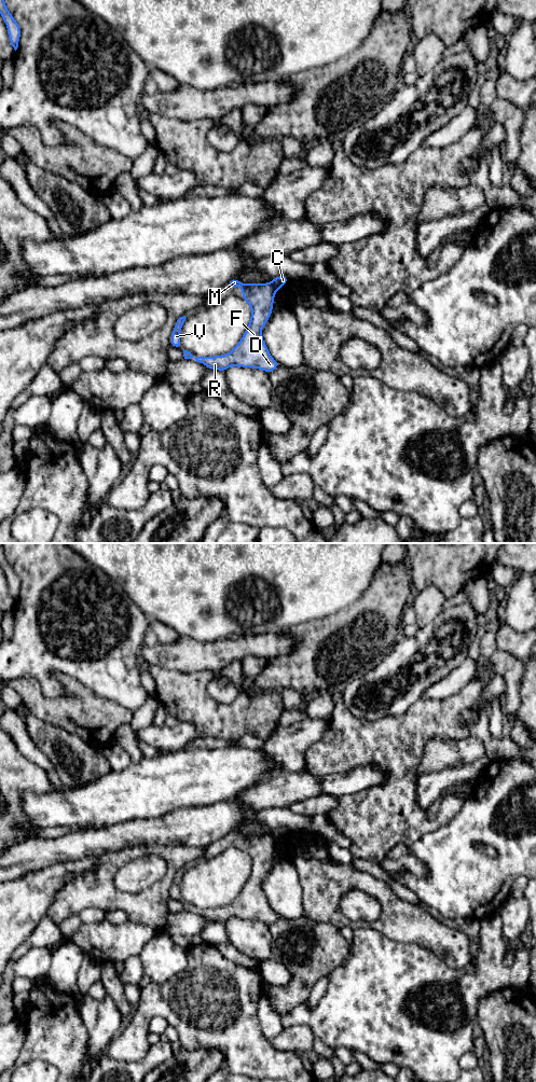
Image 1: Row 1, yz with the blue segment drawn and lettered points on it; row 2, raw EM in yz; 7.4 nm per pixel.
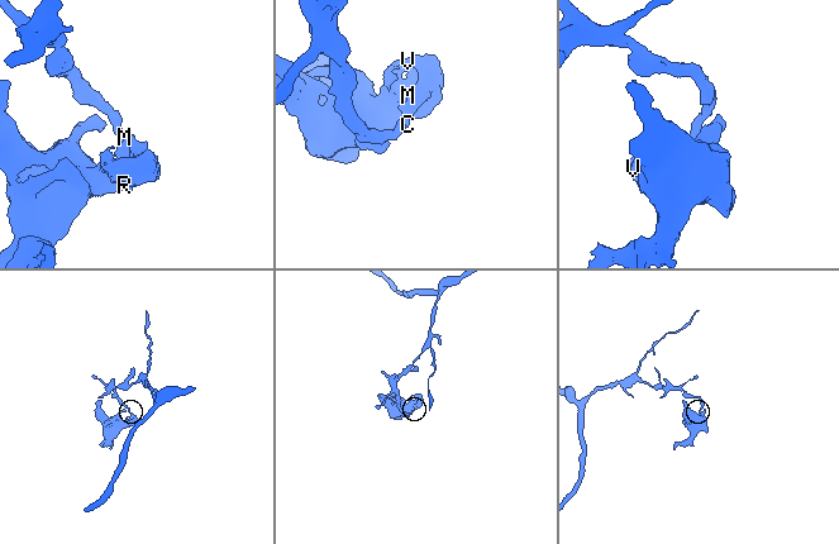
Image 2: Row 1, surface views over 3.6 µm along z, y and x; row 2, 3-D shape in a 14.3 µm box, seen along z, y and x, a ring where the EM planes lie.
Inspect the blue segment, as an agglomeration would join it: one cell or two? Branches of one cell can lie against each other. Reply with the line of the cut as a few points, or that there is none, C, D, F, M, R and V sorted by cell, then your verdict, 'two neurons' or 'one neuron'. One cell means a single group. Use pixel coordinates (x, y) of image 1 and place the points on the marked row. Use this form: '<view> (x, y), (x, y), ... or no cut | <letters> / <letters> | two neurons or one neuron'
yz (271, 281), (275, 290) | C / D F M R V | two neurons

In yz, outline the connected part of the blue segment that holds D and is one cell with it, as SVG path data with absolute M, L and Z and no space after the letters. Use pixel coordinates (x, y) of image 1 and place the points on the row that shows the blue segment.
M234 279L230 283L233 287L242 288L243 294L240 297L247 301L251 307L251 318L247 330L231 352L222 356L196 357L194 359L210 370L225 372L231 365L236 365L260 369L270 374L280 364L271 356L261 333L273 311L274 287L272 282L246 285Z

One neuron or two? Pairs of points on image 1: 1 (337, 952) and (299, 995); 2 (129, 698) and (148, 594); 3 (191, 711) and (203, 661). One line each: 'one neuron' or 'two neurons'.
1: one neuron
2: two neurons
3: two neurons

